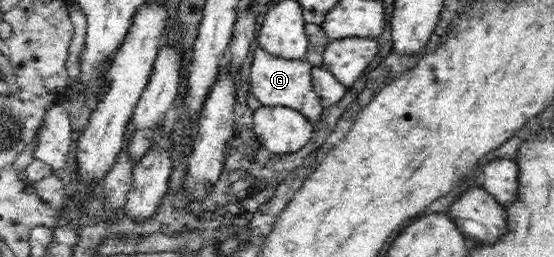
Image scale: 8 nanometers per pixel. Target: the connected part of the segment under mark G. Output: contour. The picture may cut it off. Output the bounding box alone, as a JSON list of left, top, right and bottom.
[250,46,324,121]

